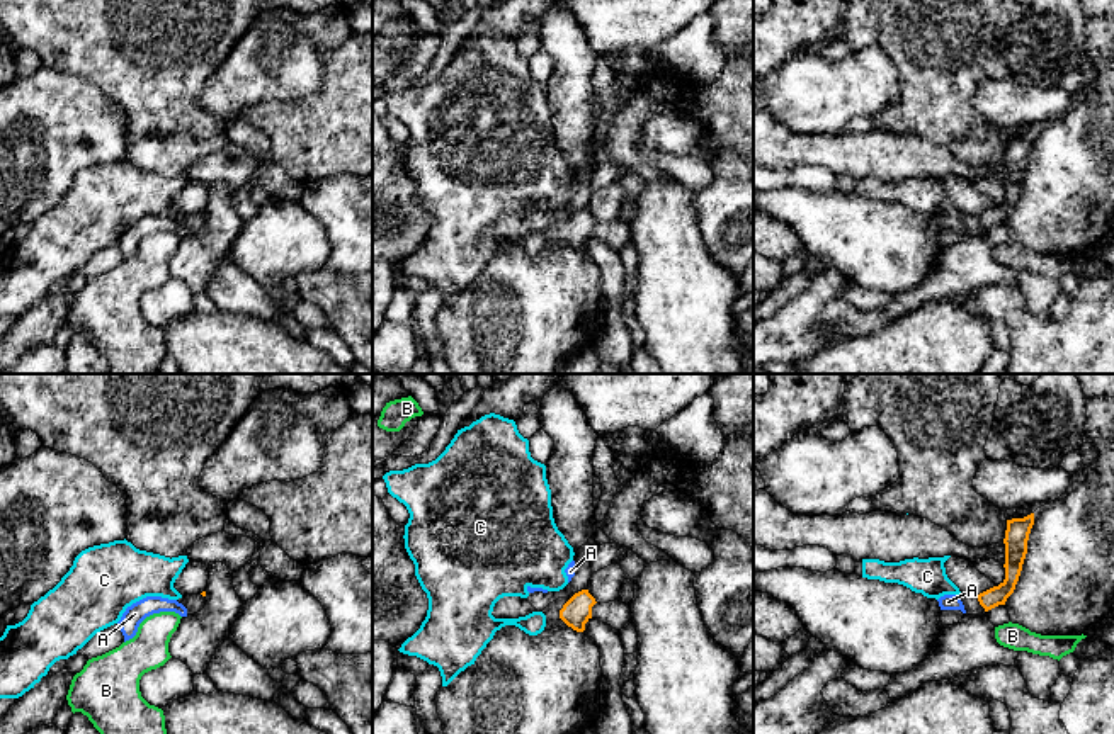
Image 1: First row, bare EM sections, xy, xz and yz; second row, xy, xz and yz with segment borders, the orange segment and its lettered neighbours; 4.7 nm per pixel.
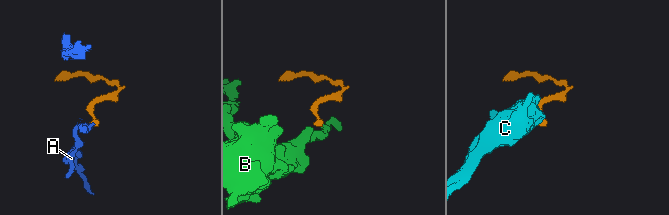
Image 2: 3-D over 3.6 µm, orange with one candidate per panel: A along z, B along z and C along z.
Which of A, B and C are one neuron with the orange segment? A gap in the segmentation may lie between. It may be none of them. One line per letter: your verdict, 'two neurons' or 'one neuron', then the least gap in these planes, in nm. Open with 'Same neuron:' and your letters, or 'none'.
Same neuron: C
A: two neurons | 60 nm
B: two neurons | 90 nm
C: one neuron | 60 nm

